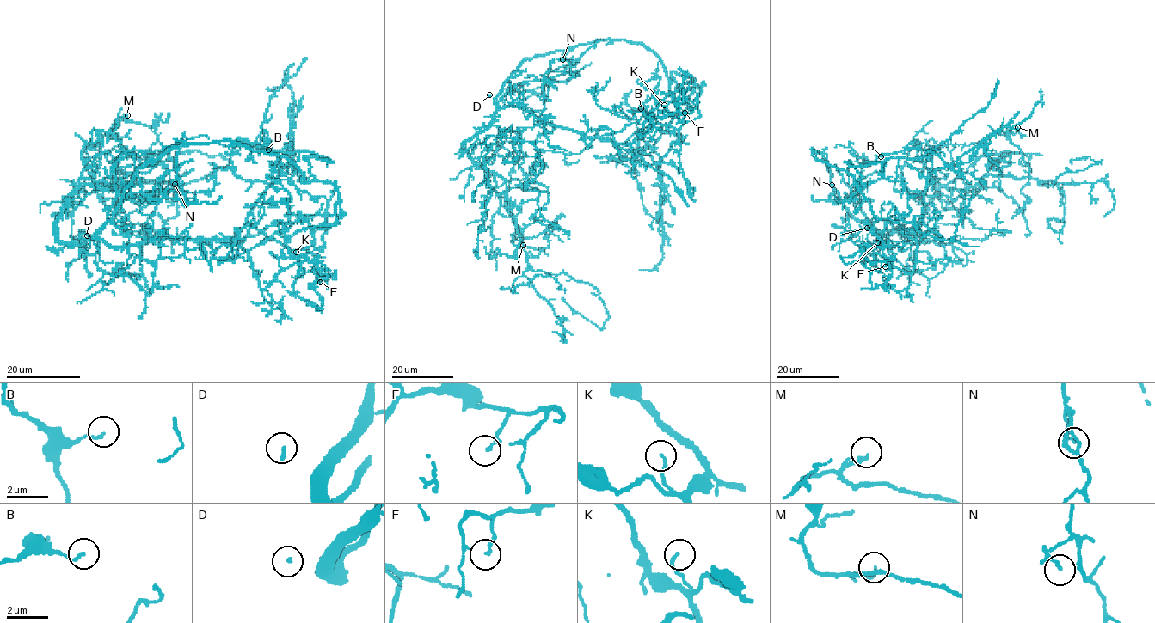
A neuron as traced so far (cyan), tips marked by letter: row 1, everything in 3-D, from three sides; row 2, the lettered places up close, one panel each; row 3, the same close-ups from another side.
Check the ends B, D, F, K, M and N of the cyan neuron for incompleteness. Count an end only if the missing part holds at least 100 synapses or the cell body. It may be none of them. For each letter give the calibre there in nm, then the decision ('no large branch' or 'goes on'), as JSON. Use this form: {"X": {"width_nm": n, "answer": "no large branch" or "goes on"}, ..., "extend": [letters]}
{"B": {"width_nm": 130, "answer": "no large branch"}, "D": {"width_nm": 130, "answer": "goes on"}, "F": {"width_nm": 180, "answer": "no large branch"}, "K": {"width_nm": 150, "answer": "no large branch"}, "M": {"width_nm": 160, "answer": "no large branch"}, "N": {"width_nm": 100, "answer": "no large branch"}, "extend": ["D"]}

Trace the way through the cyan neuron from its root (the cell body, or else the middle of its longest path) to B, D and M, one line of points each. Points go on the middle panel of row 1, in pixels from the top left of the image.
B: (517, 70), (500, 106), (648, 154), (660, 174), (660, 156), (638, 149), (641, 108)
D: (517, 70), (494, 97), (489, 94)
M: (517, 70), (496, 99), (494, 119), (463, 147), (494, 174), (500, 212), (516, 224), (513, 245), (523, 245)

